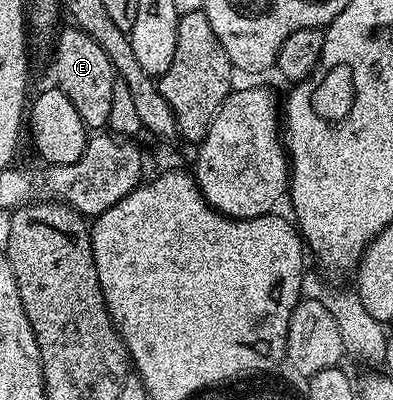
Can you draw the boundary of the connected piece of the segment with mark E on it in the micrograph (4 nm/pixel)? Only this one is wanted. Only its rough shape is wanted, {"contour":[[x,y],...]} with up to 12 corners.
{"contour":[[68,26],[53,52],[56,87],[86,129],[111,116],[118,75],[83,29]]}

